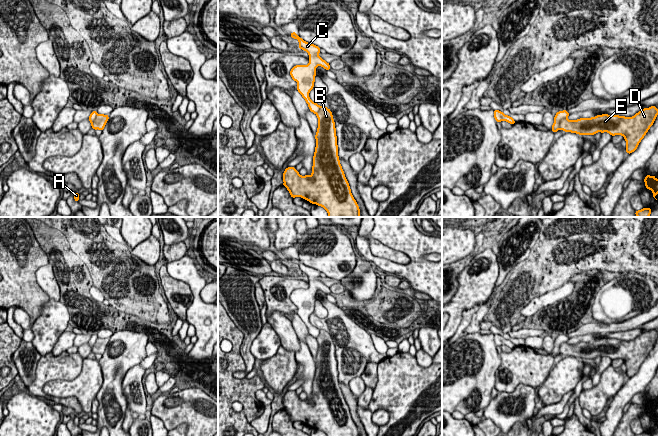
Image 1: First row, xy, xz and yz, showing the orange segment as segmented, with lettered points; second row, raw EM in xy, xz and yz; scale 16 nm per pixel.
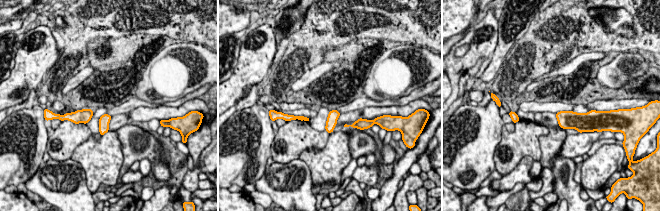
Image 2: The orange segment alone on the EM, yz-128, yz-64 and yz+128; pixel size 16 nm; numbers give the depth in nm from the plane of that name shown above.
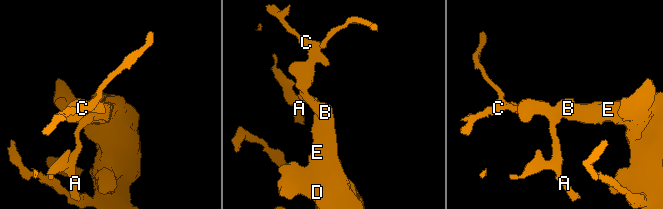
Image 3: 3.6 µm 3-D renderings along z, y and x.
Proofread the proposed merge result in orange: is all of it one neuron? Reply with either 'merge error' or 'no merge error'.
merge error

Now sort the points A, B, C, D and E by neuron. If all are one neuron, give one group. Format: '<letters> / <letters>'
A C / B D E

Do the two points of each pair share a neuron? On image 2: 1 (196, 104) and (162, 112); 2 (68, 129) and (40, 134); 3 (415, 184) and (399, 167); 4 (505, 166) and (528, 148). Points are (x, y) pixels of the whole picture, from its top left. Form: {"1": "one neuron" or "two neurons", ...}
{"1": "one neuron", "2": "two neurons", "3": "two neurons", "4": "one neuron"}

